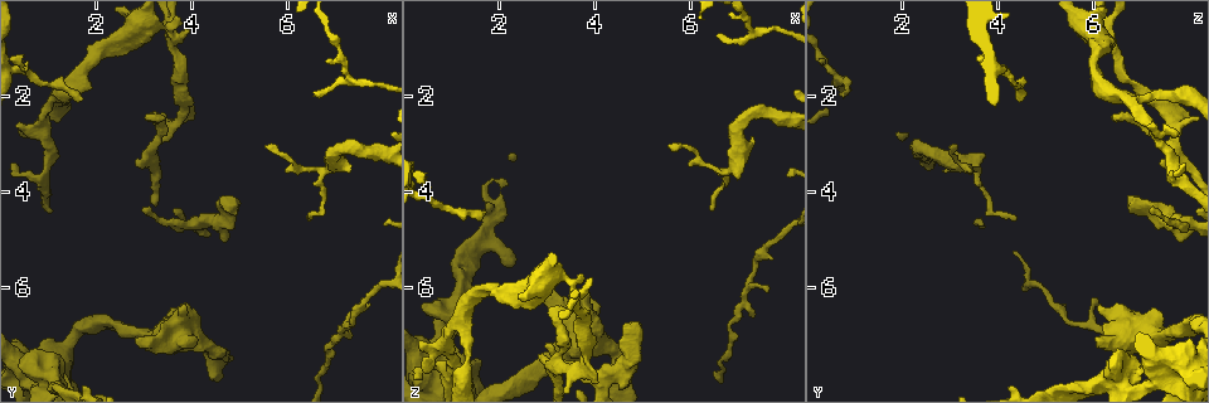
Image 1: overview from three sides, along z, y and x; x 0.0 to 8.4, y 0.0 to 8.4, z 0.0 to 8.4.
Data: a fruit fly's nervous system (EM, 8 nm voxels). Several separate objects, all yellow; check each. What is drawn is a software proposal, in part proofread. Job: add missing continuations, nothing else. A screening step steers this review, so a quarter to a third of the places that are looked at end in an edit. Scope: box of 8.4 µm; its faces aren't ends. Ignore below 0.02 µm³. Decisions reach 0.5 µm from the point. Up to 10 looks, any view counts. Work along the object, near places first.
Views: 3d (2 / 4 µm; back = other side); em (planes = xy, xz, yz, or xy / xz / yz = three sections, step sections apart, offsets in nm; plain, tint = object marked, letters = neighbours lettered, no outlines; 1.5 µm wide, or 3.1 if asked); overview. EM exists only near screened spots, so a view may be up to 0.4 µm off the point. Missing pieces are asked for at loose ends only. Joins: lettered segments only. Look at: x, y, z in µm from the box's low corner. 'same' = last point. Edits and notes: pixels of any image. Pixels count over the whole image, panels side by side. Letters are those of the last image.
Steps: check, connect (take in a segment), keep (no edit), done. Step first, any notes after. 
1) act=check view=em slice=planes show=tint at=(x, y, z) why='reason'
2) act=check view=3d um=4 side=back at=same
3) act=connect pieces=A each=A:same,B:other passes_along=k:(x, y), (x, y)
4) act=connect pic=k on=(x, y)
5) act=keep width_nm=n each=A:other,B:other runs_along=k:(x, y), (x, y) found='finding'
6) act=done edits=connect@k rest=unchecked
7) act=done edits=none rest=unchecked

act=check view=em slice=planes show=letters at=(4.90, 4.25, 6.70)

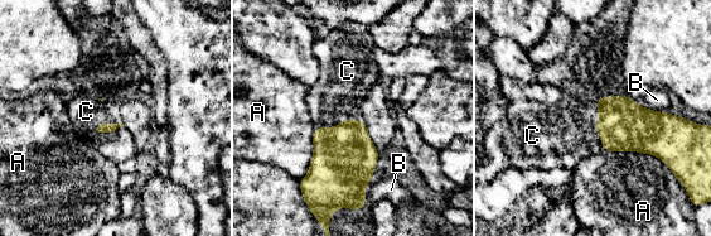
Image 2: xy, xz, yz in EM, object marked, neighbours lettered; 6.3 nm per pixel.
act=connect pieces=C longest_contact=A:420nm each=A:other,B:other,C:same passes_along=2:(104, 128), (107, 124), (86, 111) found='the neuron continues'

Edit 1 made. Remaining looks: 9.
act=check view=overview

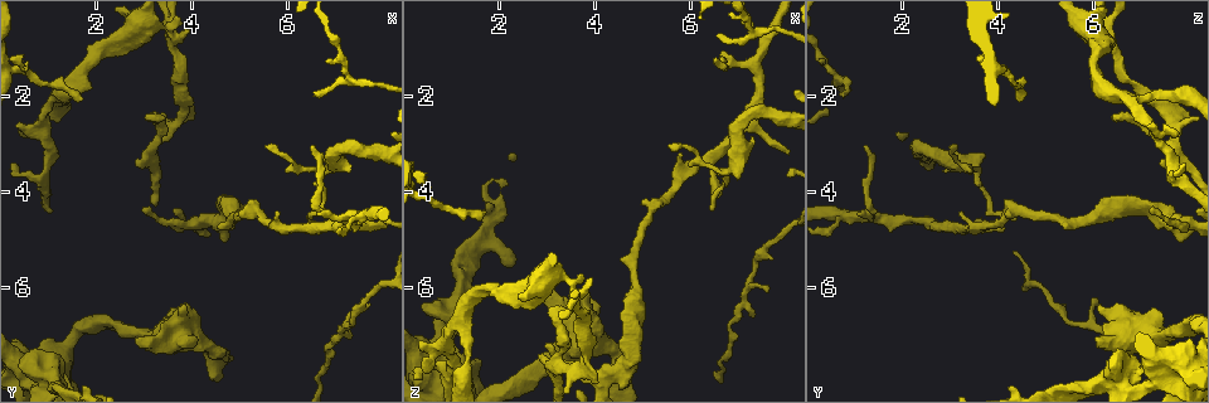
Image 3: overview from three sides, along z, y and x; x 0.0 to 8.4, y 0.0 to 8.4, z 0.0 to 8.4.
act=check view=em slice=planes show=letters at=(3.00, 4.35, 7.20) why='branch stops here'

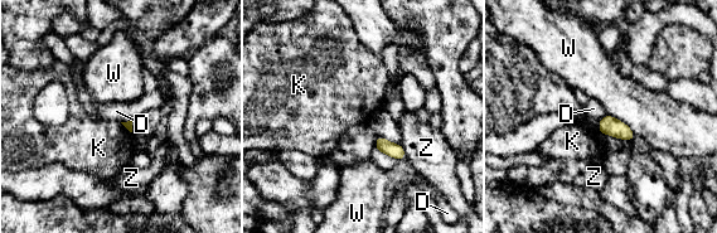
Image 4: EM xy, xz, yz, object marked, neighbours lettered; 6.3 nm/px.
act=keep each=D:other,K:other,W:other,Z:other border=4:(606, 113), (599, 121) found='none of them fits'

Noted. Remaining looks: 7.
act=check view=em slice=xz step=4 show=tint at=(1.05, 7.45, 6.80) why='free end'

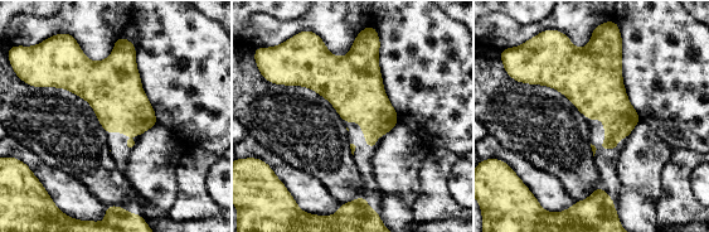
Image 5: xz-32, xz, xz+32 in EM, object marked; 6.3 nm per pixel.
act=check view=em slice=planes show=letters at=same why='another direction'

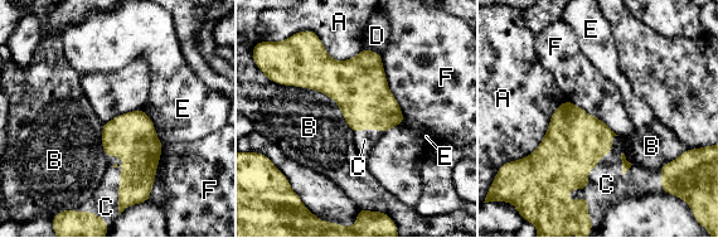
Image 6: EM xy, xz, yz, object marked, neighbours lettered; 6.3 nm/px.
act=connect pieces=C longest_contact=B:550nm each=A:other,B:other,C:same,D:other,E:other,F:other passes_along=6:(575, 140), (590, 168), (606, 184) found='the neuron continues'

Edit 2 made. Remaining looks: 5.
act=check view=3d um=2 at=(3.45, 2.50, 6.55) why='an open end'

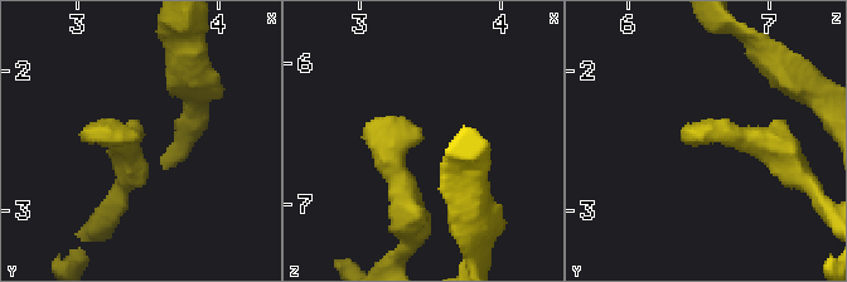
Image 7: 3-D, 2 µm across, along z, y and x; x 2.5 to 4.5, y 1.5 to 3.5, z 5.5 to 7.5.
act=check view=em slice=planes show=letters at=(3.42, 2.48, 6.56)

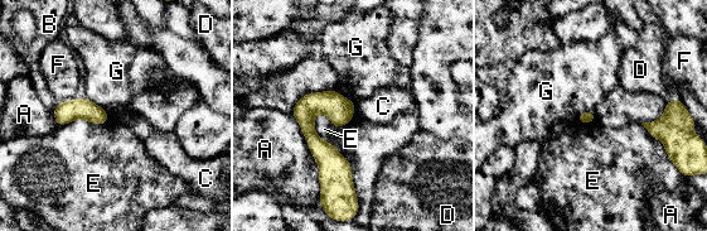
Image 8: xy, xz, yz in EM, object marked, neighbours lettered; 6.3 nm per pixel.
act=keep each=A:other,B:other,C:other,D:other,E:other,F:other,G:other border=8:(315, 114), (315, 133), (349, 162) found='none of them fits'

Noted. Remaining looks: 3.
act=check view=em slice=planes show=letters at=(3.90, 0.65, 5.85) why='thin end'

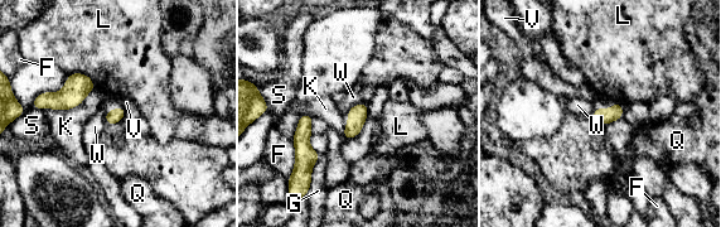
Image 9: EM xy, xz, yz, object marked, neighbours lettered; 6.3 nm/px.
act=keep each=F:other,G:other,K:other,L:other,Q:other,S:other,V:other,W:other border=9:(363, 101), (347, 110) found='none of them fits'

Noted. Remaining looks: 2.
act=done edits=connect@2,connect@6 rest=unchecked

